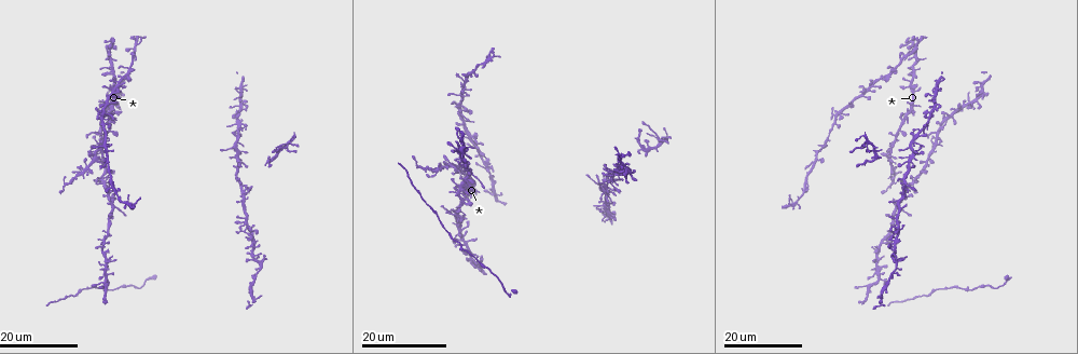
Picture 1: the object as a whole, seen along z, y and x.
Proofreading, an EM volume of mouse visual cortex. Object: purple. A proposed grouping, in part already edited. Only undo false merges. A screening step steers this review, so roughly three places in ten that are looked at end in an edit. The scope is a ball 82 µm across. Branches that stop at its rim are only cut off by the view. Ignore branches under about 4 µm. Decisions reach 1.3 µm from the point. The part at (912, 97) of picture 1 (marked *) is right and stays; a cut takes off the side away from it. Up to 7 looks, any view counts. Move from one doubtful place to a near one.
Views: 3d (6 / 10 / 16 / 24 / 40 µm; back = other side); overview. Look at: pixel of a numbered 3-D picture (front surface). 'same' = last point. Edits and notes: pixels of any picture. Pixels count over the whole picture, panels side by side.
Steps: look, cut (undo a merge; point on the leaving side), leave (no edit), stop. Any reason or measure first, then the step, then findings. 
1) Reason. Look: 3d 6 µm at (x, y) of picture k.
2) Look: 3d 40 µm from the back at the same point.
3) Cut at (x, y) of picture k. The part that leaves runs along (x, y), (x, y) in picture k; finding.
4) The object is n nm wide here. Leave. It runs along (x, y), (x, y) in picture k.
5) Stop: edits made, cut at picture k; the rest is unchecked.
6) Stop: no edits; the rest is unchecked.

Four arms meet. Look: 3d 24 µm at (64, 182) of picture 1.

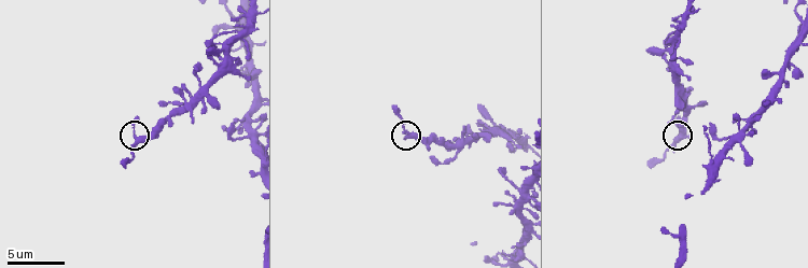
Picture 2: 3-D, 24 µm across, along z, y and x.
Look: 3d 10 µm at (676, 140) of picture 2.

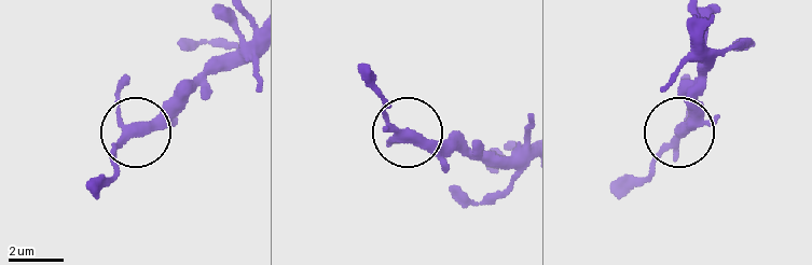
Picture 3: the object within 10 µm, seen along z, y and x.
Look: 3d 6 µm at (684, 128) of picture 3.

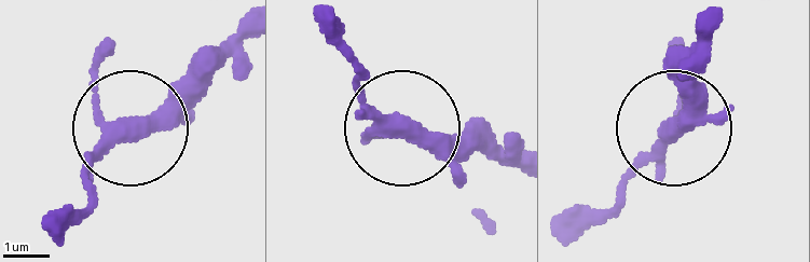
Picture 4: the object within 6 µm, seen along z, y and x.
The object is 310 nm wide here. Leave. All the same neuron.

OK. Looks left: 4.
Look: 3d 24 µm at (113, 206) of picture 1.

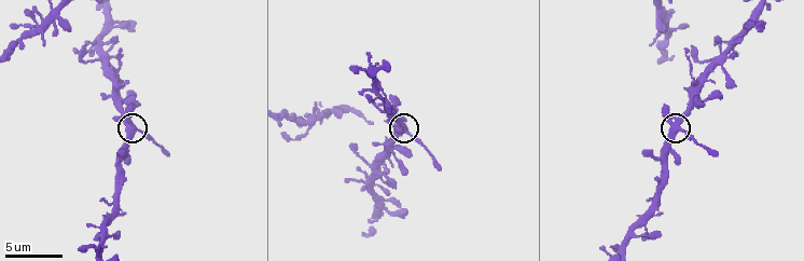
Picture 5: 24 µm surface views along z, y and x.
Closer look. Look: 3d 10 µm at (137, 128) of picture 5.

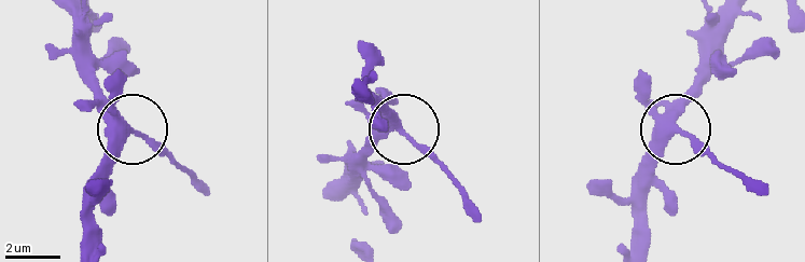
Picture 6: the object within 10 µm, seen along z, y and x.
Leave. All the same neuron.

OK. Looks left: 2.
Stop: no edits; the rest is unchecked.

